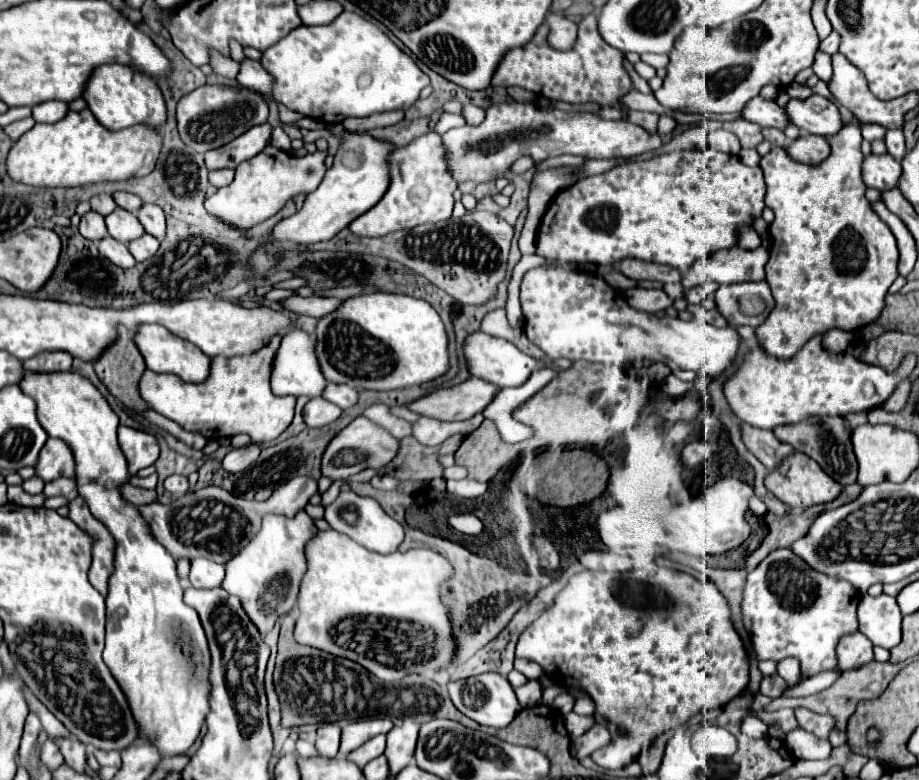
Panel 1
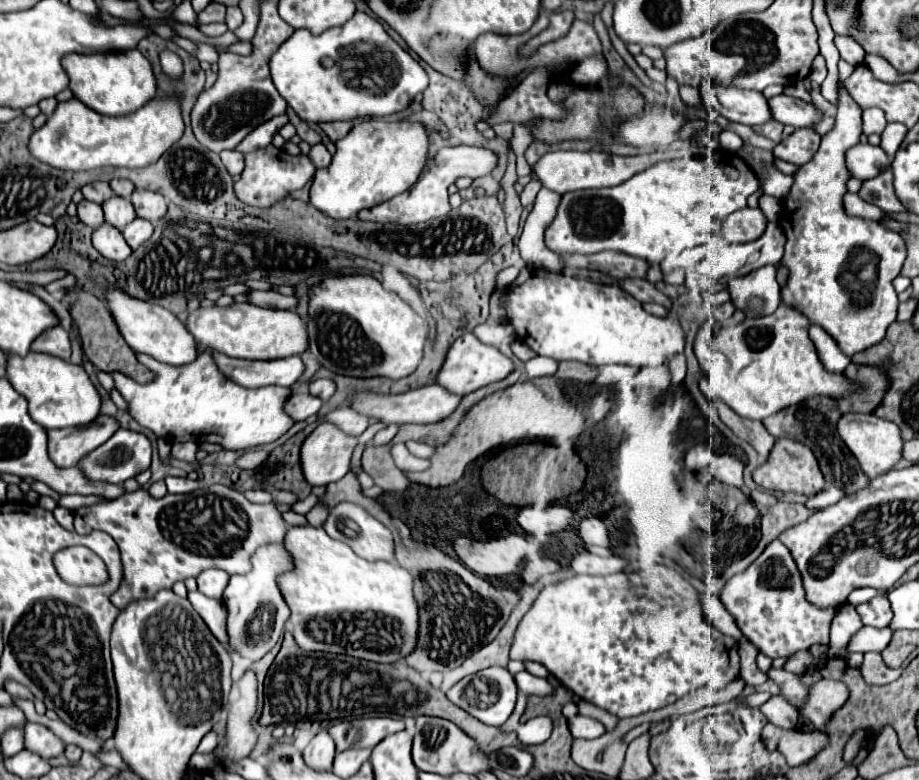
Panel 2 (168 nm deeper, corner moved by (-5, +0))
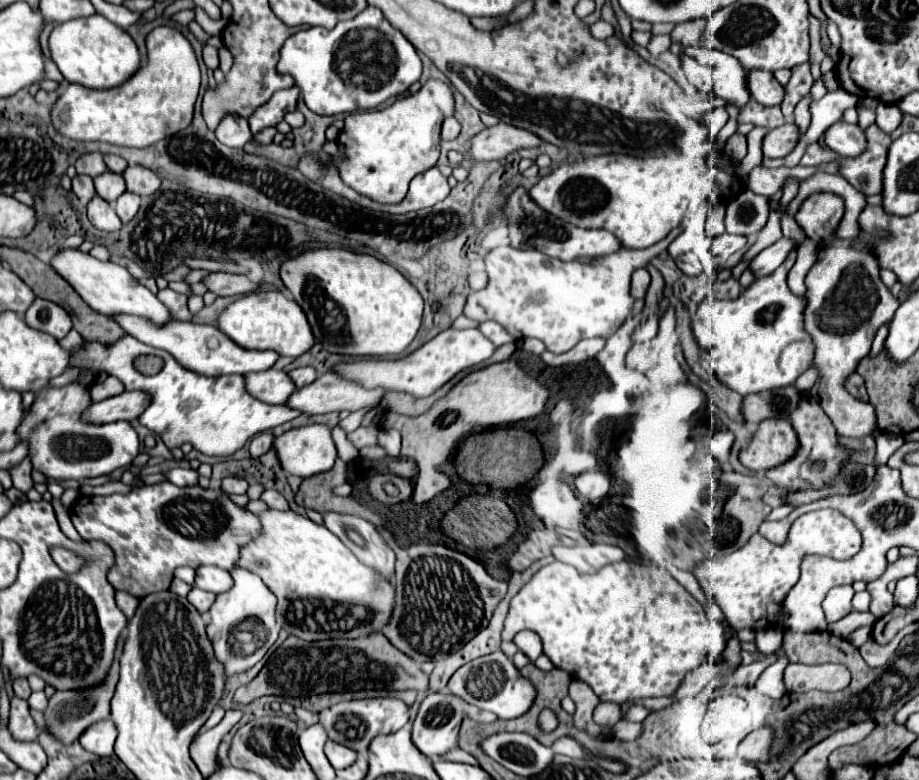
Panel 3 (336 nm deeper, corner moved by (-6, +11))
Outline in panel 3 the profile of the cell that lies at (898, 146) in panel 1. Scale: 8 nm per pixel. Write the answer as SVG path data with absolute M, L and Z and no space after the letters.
M881 102L877 106L877 126L883 132L891 134L901 124L901 120L903 120L903 112L895 104L883 104Z

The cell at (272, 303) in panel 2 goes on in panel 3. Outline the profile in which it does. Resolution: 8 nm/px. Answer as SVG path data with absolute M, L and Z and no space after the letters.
M213 272L205 278L205 284L211 292L219 296L237 296L247 292L257 292L259 284L253 284L243 274L225 274L225 272Z

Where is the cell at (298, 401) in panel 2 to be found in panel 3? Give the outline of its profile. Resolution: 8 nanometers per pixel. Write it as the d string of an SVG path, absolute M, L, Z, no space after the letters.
M267 370L267 372L251 372L245 376L247 388L251 388L253 396L267 404L285 404L293 392L297 392L295 382L283 370Z

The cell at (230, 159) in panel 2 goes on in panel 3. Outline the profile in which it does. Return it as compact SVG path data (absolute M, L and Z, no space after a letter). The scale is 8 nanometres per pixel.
M225 116L223 124L219 124L219 128L215 130L215 136L221 144L235 150L243 148L253 138L247 120L243 120L241 116Z

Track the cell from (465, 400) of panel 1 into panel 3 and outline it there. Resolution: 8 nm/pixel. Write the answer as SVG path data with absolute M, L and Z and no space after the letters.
M335 372L321 374L315 384L299 388L295 396L287 402L291 408L299 408L307 414L325 414L341 410L361 410L377 406L389 390L385 388L365 388L355 380L347 380Z

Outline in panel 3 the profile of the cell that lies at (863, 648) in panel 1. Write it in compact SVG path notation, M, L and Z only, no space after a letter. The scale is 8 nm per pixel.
M851 586L831 588L827 598L823 600L823 610L825 610L827 620L837 622L837 620L845 618L849 612L853 612L851 598L853 598L853 588Z

